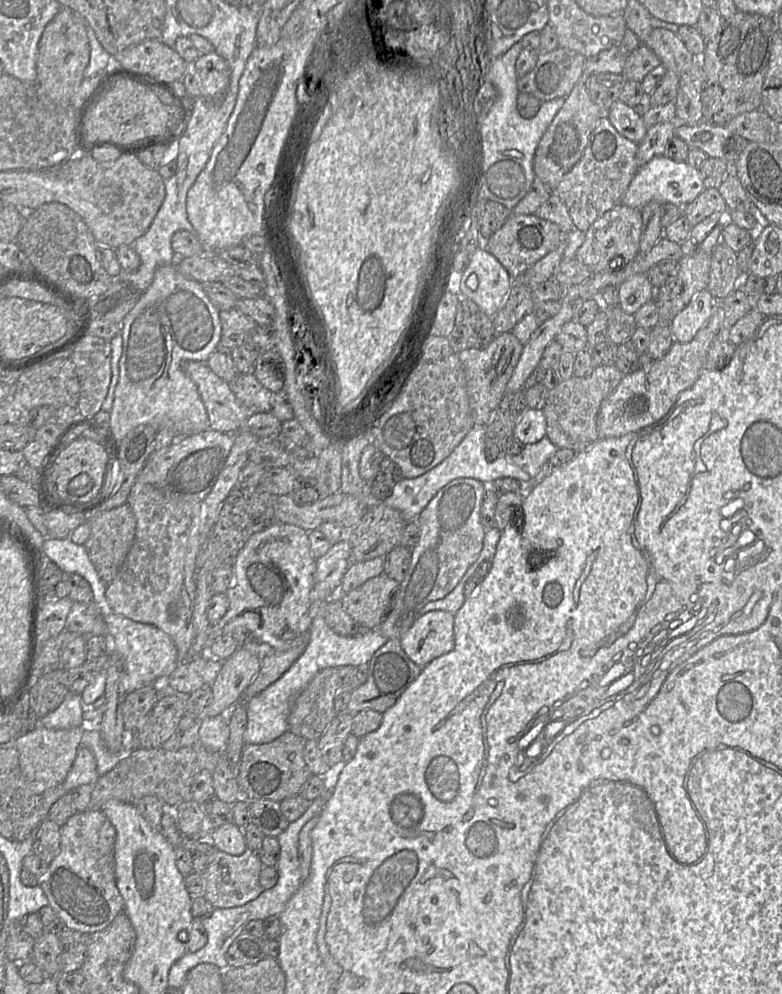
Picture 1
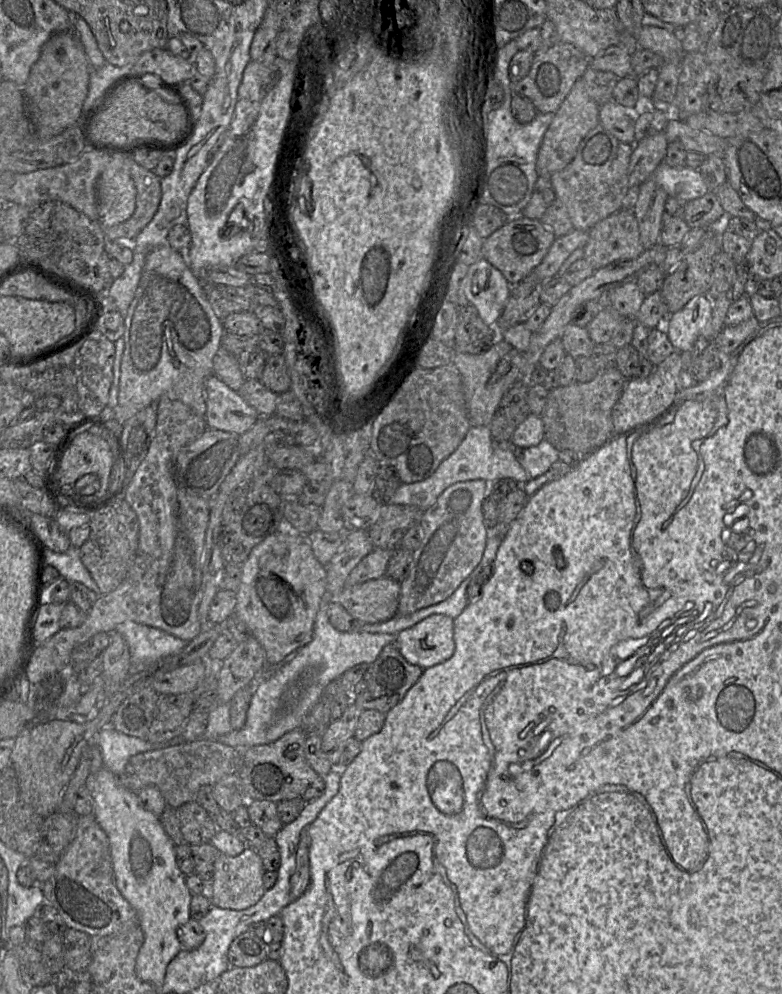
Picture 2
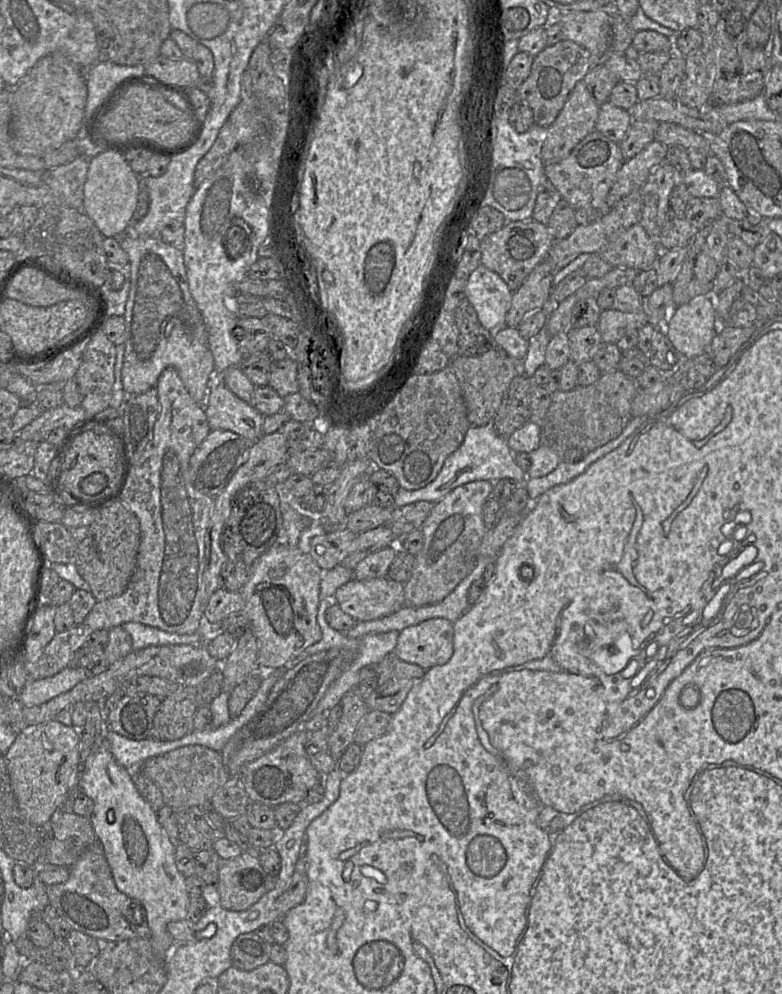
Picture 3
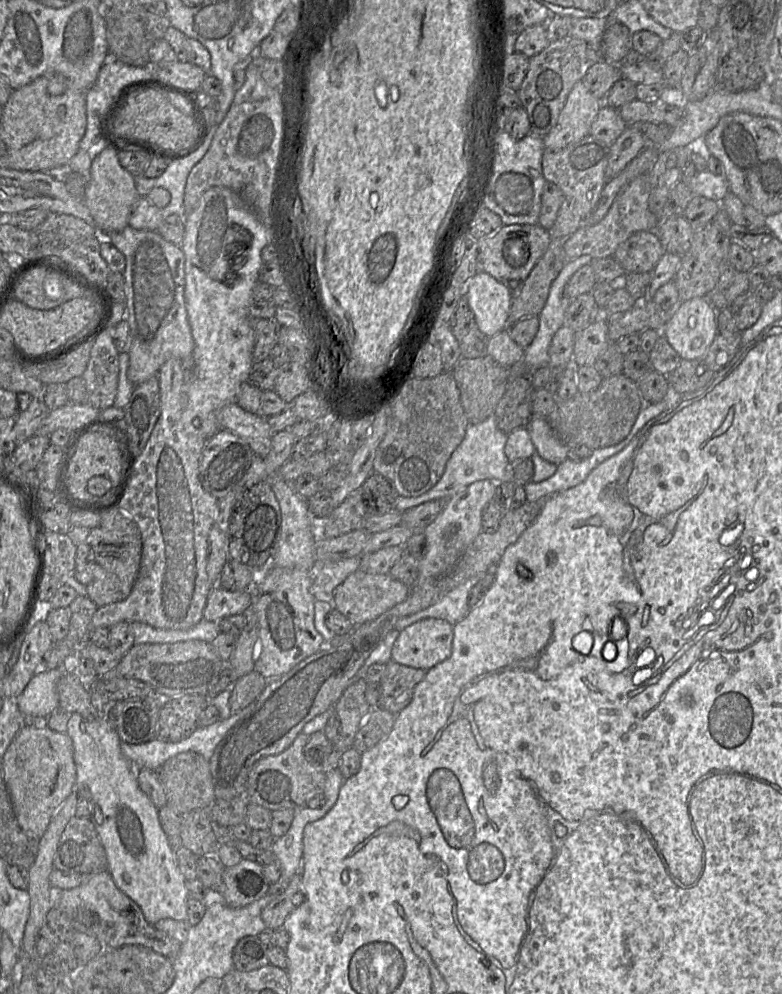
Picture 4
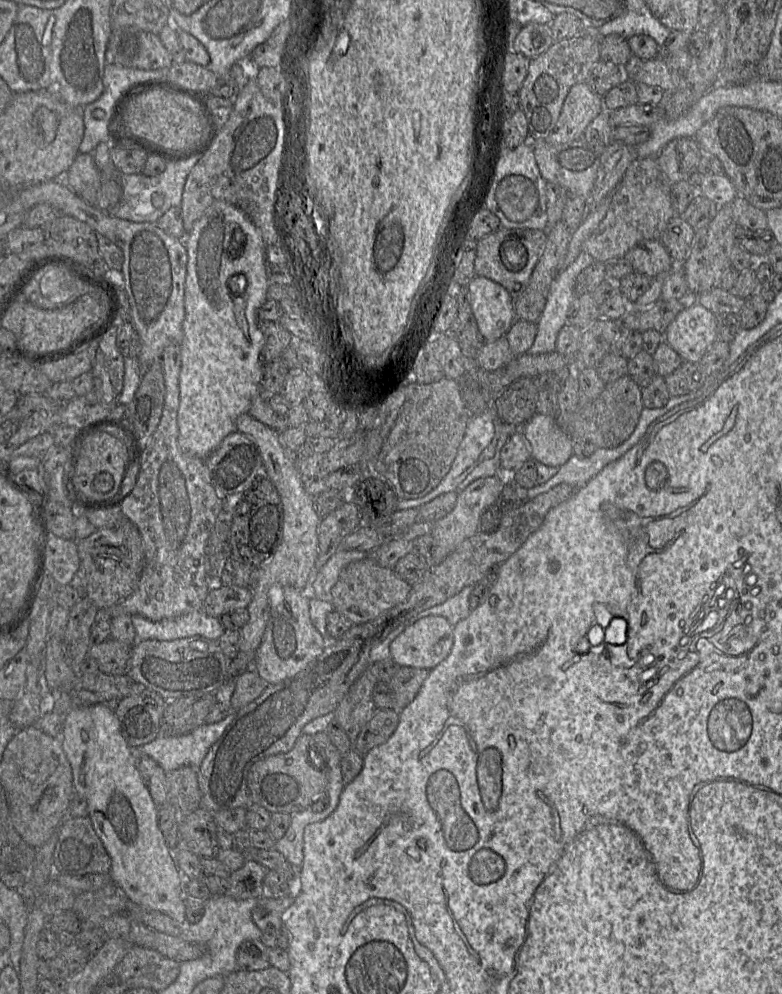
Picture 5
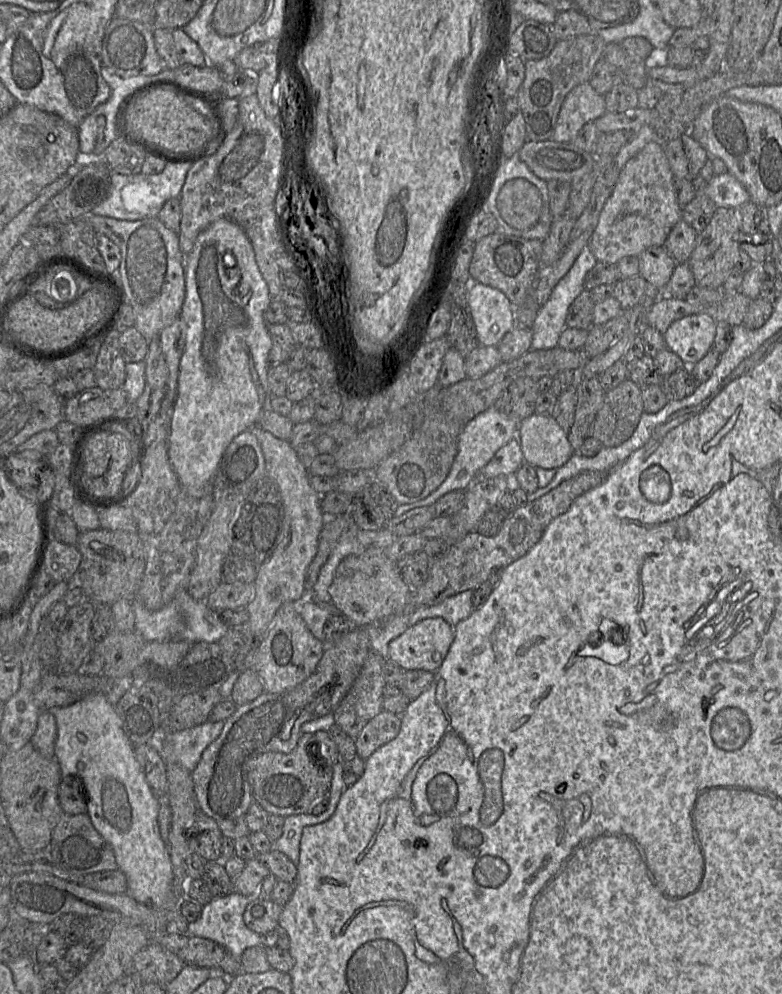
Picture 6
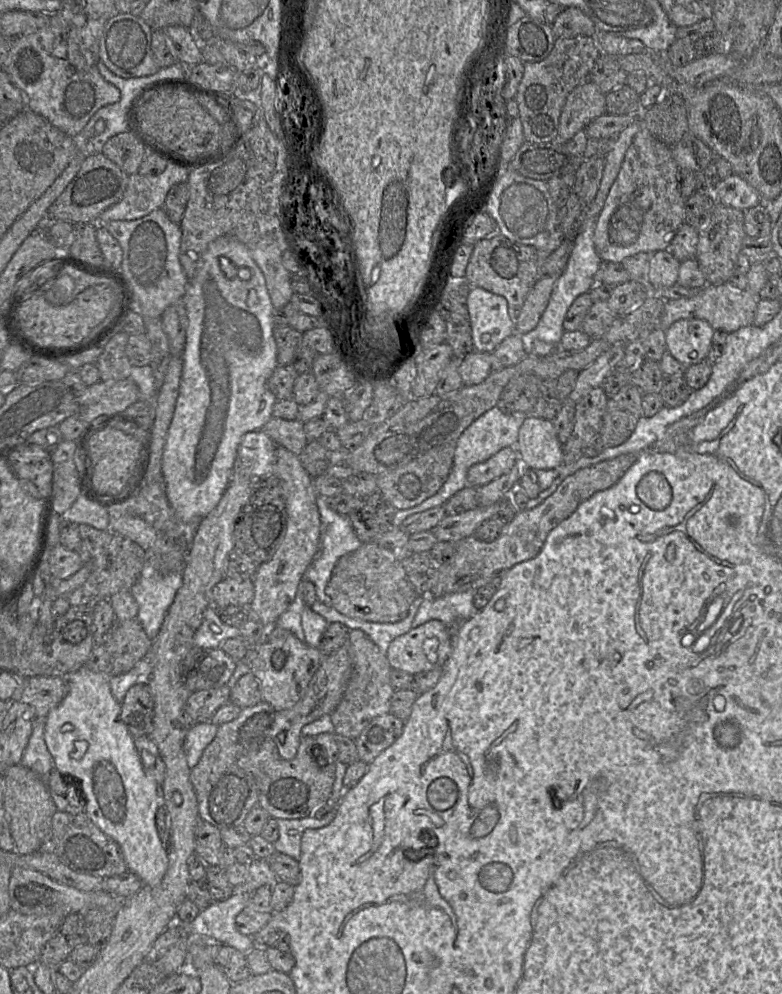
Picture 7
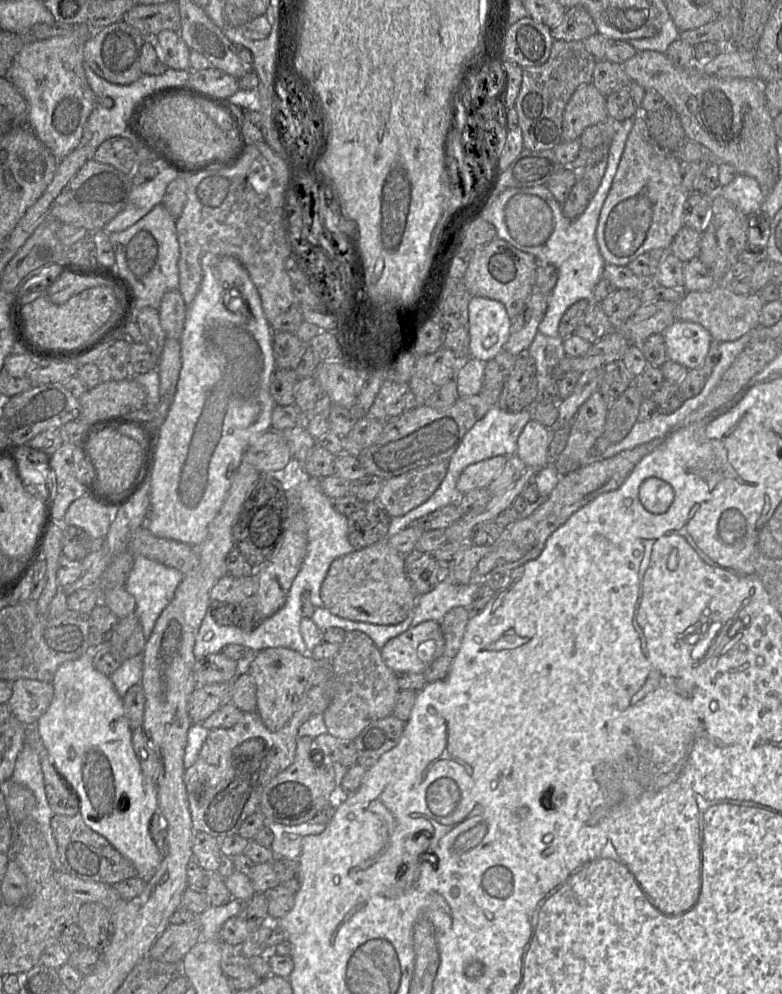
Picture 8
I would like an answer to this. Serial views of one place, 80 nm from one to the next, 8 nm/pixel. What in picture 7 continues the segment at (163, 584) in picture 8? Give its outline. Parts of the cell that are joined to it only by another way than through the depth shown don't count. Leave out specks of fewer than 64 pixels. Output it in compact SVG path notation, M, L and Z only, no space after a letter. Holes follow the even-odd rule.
M148 562L130 589L138 604L137 619L147 637L153 641L161 628L164 618L182 586L182 573L162 573Z

